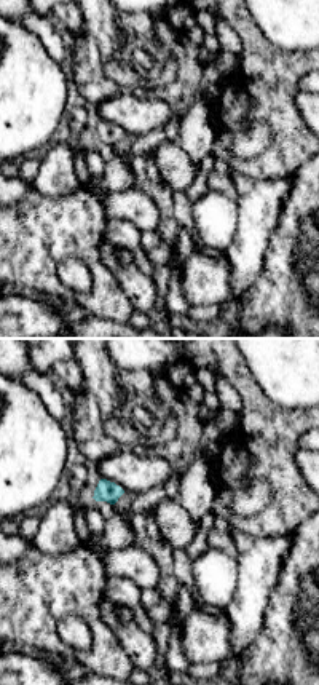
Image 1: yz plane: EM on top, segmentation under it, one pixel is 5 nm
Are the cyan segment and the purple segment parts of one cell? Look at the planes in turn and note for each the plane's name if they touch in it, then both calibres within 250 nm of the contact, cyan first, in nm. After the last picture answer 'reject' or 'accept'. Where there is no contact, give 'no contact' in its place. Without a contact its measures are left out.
no contact

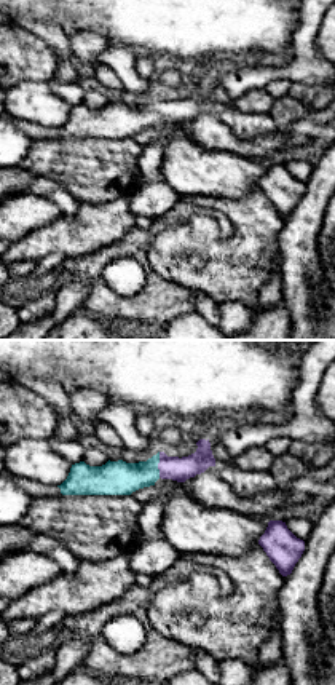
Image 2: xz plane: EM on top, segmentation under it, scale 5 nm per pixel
xz | 180/120 nm

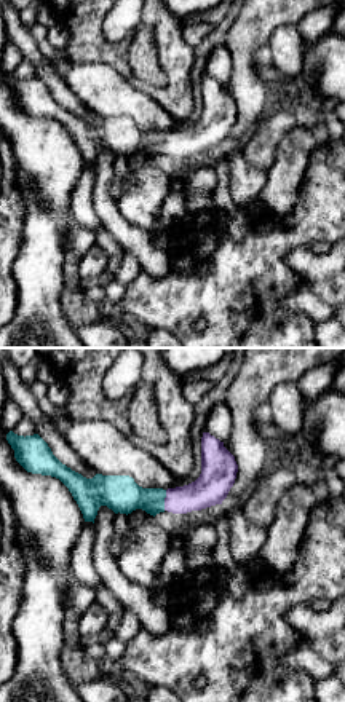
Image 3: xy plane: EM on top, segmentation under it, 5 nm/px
xy | 190/170 nm

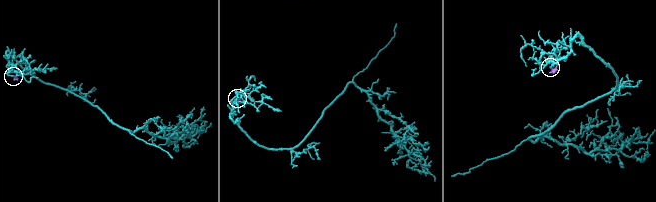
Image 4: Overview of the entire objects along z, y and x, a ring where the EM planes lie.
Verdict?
accept

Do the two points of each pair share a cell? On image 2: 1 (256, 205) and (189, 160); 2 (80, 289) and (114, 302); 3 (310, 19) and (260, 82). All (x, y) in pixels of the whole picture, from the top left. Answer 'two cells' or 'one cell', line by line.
1: two cells
2: two cells
3: one cell

